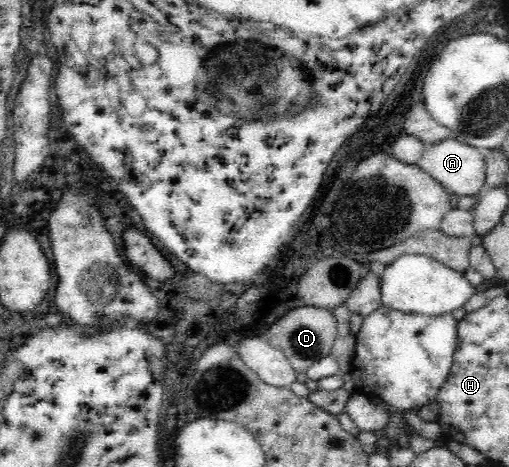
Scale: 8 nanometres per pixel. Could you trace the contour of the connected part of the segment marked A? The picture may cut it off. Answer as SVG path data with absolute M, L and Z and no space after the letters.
M456 138L454 140L442 140L442 142L434 143L432 146L425 146L418 166L428 176L432 176L432 179L436 180L450 194L476 197L485 189L483 151L460 142Z

